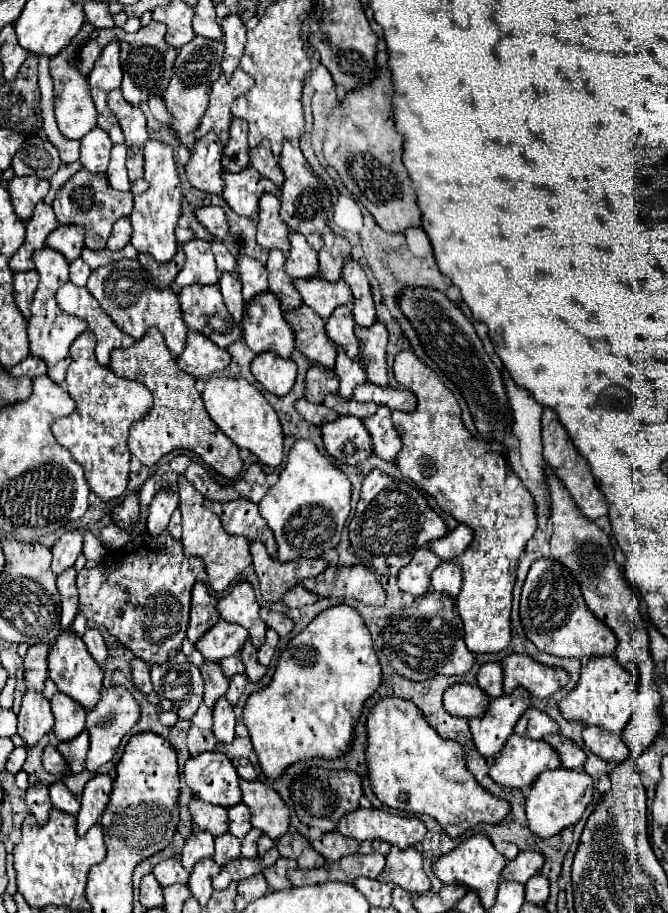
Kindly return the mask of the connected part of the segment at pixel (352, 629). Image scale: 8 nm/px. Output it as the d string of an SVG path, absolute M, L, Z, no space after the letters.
M350 605L322 611L302 633L290 639L272 683L246 701L242 721L248 727L262 773L268 779L278 779L296 761L346 755L364 703L374 695L380 681L380 663L360 613Z

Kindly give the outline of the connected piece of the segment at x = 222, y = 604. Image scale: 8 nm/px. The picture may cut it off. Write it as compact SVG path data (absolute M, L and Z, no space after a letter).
M248 581L236 583L232 587L232 591L218 601L220 617L228 623L242 625L250 633L252 645L256 645L256 649L260 649L260 645L264 643L264 635L266 635L266 627L264 627L258 611L260 611L260 607L256 603L254 589Z

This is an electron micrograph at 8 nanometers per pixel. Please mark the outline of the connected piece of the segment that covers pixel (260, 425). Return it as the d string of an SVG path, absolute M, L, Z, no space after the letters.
M210 377L202 391L204 407L216 427L238 447L254 453L264 465L276 469L282 463L282 441L284 433L276 411L268 405L264 395L244 379L232 377Z

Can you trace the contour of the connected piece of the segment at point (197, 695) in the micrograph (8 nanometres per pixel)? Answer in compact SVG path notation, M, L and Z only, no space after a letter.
M176 653L164 665L152 665L152 687L162 711L174 711L180 719L190 721L202 703L204 681L200 669Z

